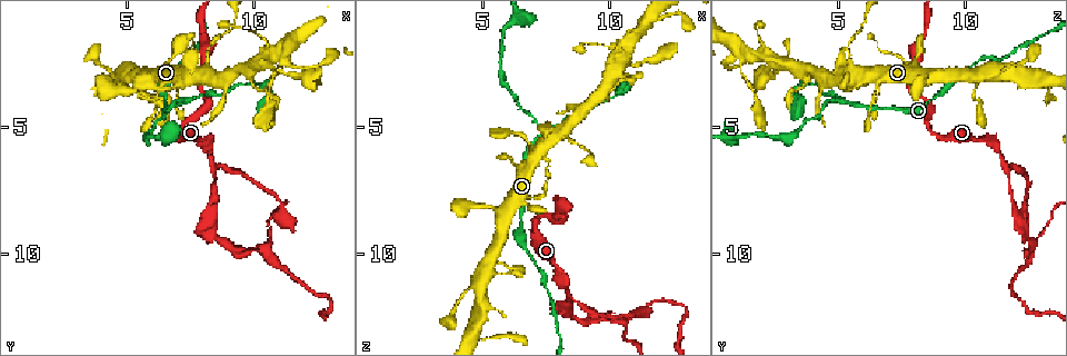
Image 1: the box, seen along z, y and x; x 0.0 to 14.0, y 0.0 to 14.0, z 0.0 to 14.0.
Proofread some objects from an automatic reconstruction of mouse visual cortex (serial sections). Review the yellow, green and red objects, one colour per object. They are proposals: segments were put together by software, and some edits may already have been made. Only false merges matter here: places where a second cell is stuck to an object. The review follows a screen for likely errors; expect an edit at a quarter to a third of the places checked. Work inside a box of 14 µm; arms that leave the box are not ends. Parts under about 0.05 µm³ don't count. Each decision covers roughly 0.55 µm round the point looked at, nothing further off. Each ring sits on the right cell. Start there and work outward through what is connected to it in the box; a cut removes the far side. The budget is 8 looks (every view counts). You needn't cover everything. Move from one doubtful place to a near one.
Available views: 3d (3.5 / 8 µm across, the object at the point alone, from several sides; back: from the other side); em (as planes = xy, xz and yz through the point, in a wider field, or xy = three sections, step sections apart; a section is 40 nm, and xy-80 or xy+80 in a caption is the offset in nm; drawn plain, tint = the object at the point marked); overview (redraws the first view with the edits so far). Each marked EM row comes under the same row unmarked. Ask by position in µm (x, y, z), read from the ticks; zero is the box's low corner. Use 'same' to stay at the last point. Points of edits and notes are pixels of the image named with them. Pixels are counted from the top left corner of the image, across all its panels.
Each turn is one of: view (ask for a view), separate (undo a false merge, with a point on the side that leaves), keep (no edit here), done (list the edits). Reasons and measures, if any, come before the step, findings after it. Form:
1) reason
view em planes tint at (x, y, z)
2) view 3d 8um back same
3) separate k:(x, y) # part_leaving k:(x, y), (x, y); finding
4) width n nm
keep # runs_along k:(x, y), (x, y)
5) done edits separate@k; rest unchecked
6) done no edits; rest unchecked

view 3d 8um back at (8.5, 6.6, 11.7)

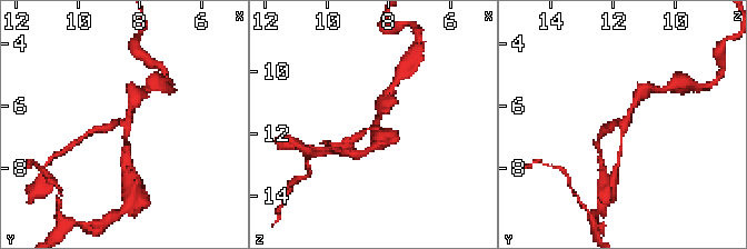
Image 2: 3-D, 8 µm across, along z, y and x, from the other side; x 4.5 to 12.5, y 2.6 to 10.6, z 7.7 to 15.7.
view em planes tint at (8.4, 6.7, 11.7)

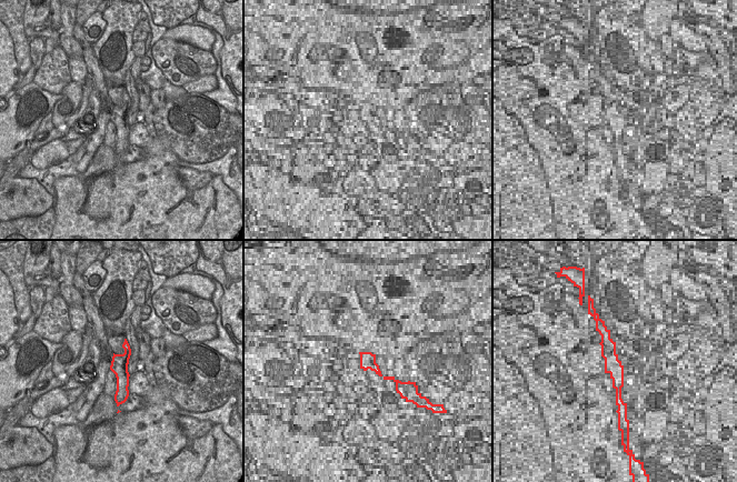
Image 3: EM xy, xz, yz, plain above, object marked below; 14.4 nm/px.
arms 3
keep # runs_along 3:(126, 345), (121, 400); all the same cell

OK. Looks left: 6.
thick turns thin
view 3d 3.5um at (9.6, 9.8, 12.7)

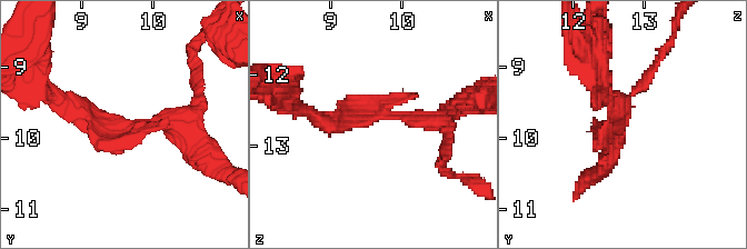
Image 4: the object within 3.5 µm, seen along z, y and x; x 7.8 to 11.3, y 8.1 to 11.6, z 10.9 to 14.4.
need the tissue
view em planes tint at (9.50, 9.75, 12.70)

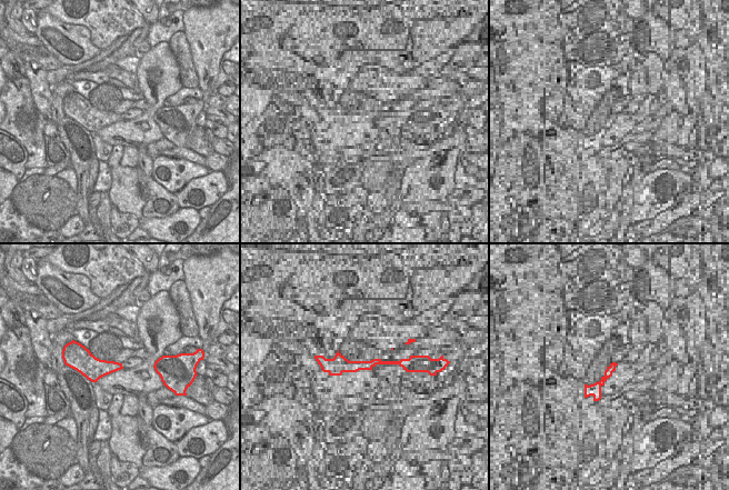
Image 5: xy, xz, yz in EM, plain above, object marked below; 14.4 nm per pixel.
keep # one cell here

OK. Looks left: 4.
a fork
view 3d 3.5um at (7.3, 4.1, 5.2)

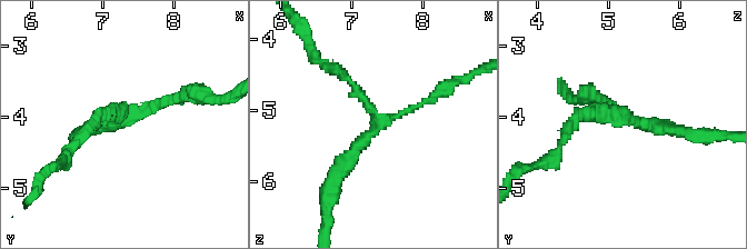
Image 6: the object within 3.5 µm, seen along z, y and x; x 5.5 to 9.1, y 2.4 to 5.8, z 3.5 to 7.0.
arms 3; arm_widths 100, 150, 200 nm; now the EM
view em xy step 1 tint at (7.30, 4.00, 5.20)

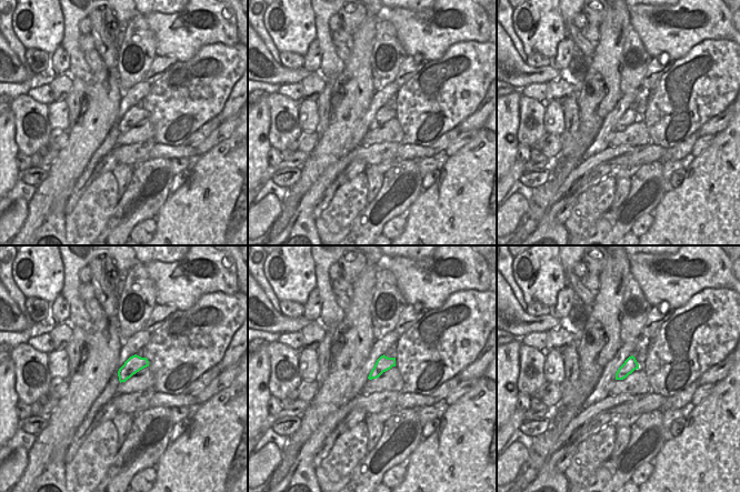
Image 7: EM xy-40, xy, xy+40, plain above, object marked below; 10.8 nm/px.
keep # all the same cell

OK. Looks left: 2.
thick turns thin
view em xy step 1 tint at (10.6, 1.7, 2.0)

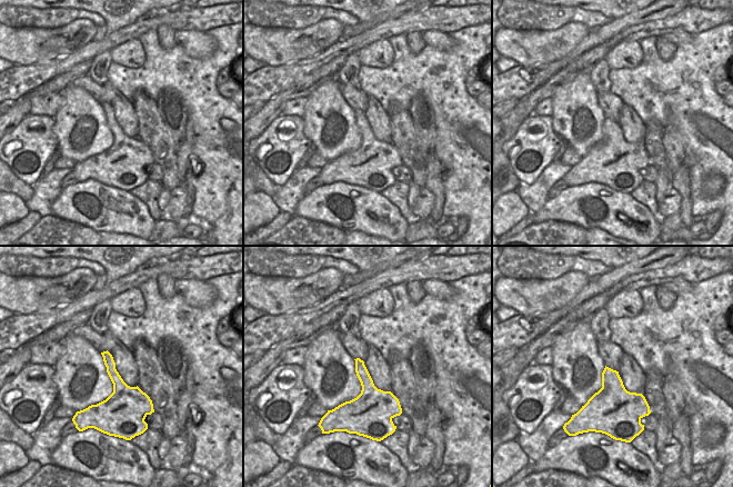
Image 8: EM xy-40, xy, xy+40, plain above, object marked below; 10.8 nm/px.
view 3d 3.5um same

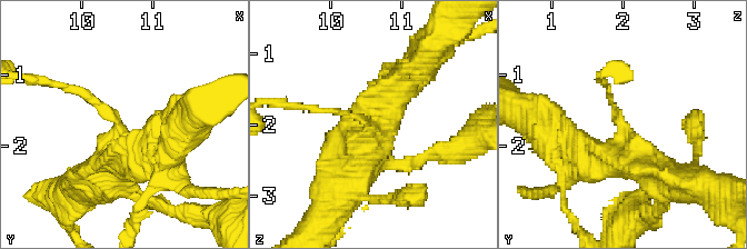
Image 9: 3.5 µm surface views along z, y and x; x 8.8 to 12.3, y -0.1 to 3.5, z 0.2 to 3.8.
keep # runs_along 9:(660, 172), (631, 158), (606, 83); continuous, no second cell

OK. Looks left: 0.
done no edits; rest unchecked

